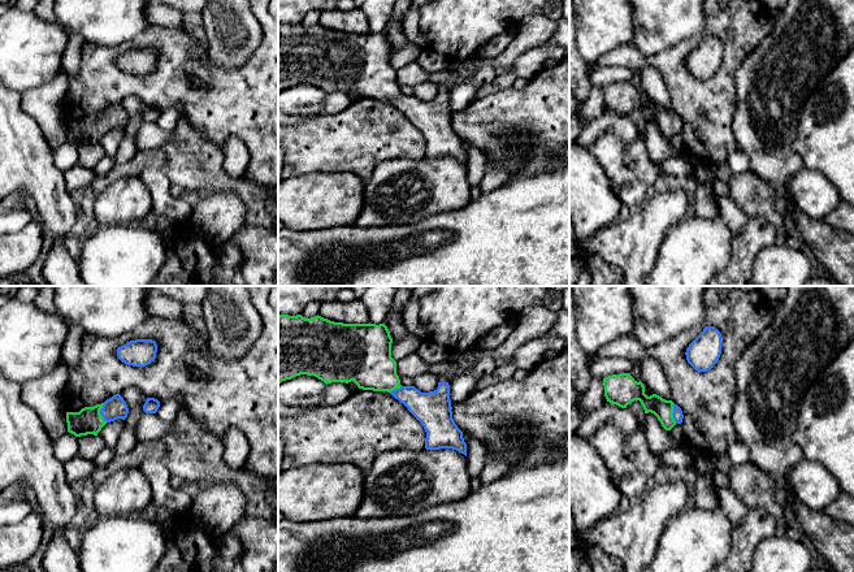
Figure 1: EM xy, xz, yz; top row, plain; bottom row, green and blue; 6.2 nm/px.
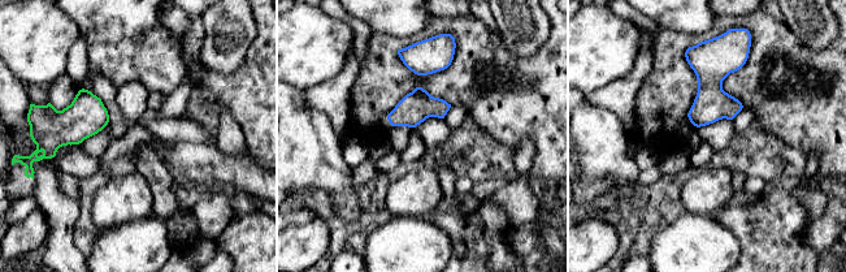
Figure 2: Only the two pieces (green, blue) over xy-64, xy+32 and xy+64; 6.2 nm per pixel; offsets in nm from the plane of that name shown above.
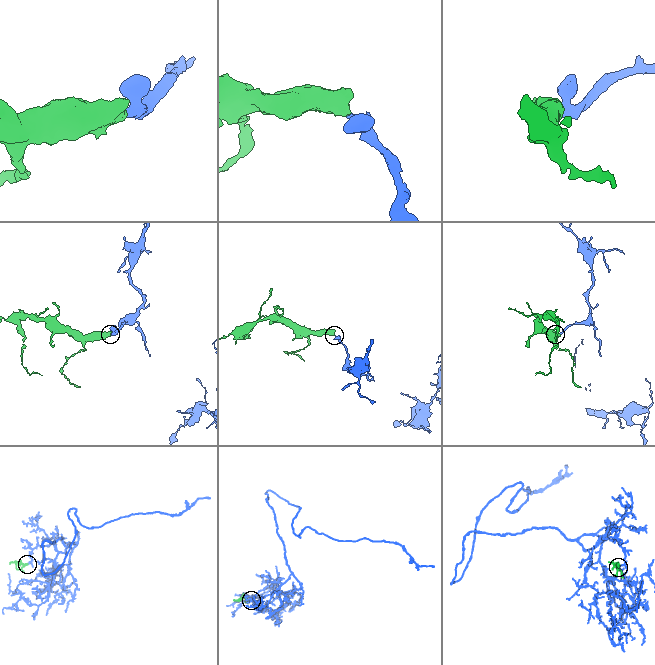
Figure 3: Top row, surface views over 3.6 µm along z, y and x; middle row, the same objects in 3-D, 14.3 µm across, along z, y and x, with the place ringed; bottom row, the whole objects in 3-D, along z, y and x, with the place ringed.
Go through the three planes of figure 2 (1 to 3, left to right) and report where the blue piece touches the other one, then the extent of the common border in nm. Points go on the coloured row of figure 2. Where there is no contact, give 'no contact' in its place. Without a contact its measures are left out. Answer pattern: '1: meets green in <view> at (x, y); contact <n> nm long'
1: no contact
2: no contact
3: no contact

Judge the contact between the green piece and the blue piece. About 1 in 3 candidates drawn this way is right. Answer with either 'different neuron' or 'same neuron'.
same neuron

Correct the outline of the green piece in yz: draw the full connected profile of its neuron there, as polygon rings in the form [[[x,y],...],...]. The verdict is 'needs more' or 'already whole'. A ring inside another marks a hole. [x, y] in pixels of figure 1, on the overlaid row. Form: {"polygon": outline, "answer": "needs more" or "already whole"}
{"polygon": [[[630,373],[608,376],[603,378],[603,386],[607,402],[627,408],[632,402],[640,400],[645,413],[654,413],[666,430],[682,422],[684,415],[677,404],[656,394],[647,396],[643,384],[637,382]]], "answer": "needs more"}

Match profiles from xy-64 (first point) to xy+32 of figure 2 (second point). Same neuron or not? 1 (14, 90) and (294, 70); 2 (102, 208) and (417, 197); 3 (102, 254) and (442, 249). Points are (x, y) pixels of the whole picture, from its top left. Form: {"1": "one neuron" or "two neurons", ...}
{"1": "two neurons", "2": "one neuron", "3": "one neuron"}

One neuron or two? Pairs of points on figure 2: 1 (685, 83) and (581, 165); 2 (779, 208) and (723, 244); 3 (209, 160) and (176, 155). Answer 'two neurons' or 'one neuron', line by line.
1: two neurons
2: two neurons
3: one neuron

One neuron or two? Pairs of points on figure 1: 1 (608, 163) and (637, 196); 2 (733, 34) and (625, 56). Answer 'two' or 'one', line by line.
1: one
2: one

